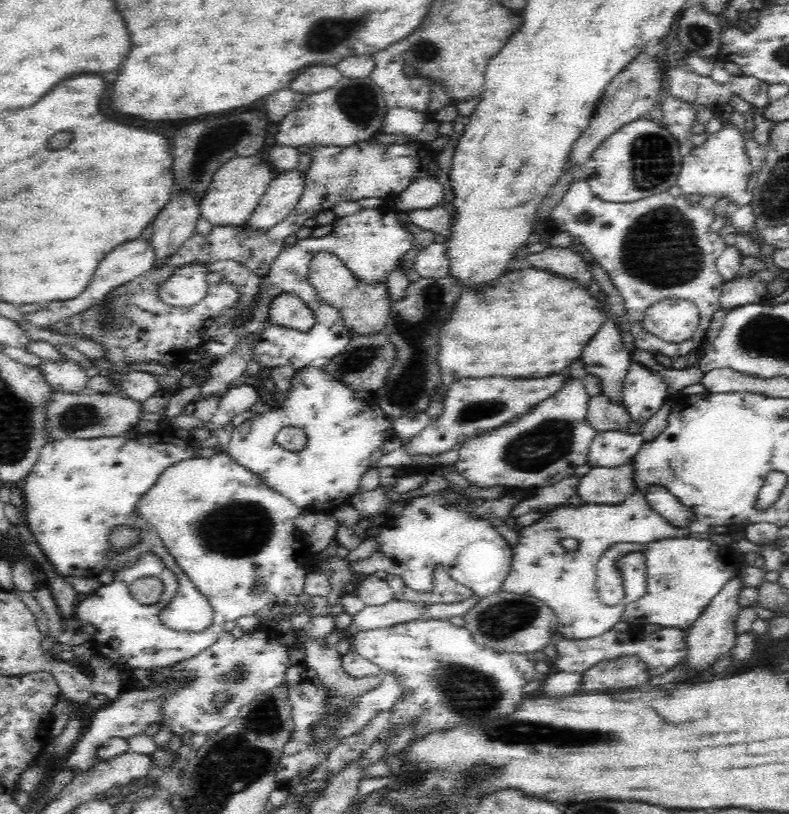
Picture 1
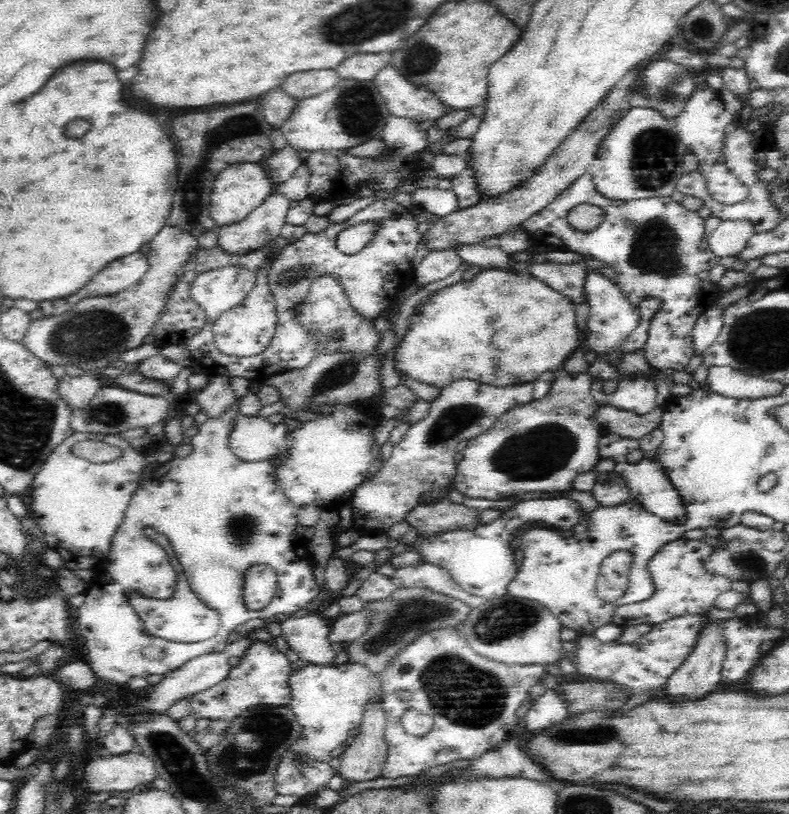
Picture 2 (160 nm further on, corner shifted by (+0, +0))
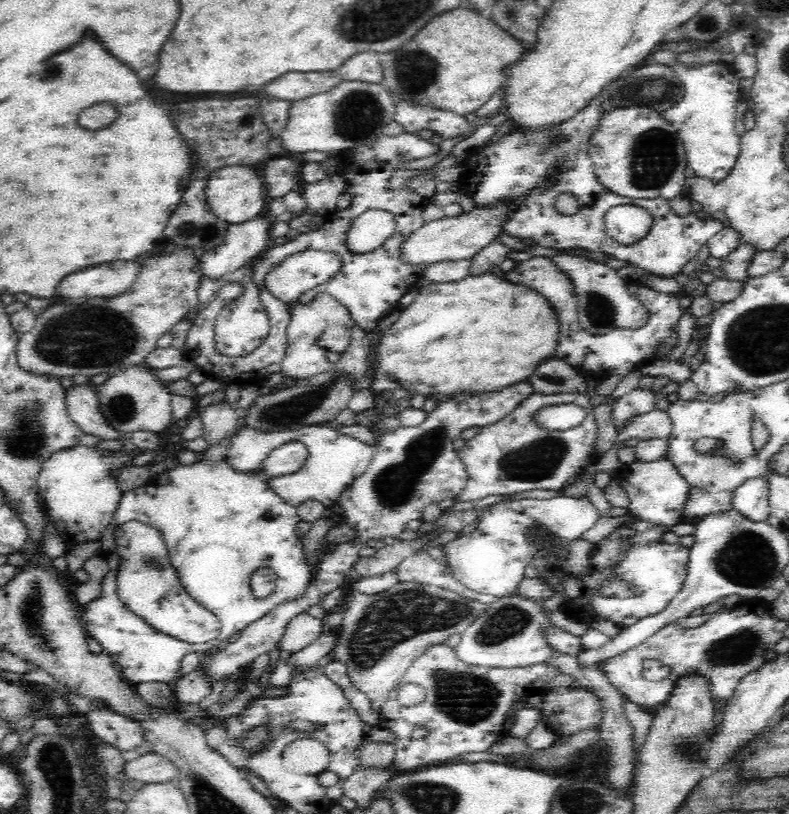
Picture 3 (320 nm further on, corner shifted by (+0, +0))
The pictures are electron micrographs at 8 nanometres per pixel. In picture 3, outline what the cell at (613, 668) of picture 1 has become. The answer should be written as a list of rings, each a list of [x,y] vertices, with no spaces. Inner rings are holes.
[[[577,685],[547,688],[540,710],[560,736],[599,726],[605,716],[601,698]]]

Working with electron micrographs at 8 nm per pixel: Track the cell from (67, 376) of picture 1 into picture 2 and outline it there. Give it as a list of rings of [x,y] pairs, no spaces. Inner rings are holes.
[[[88,372],[82,376],[70,376],[58,379],[57,387],[62,399],[72,410],[79,410],[86,406],[96,391],[102,386],[102,378],[90,375]]]

